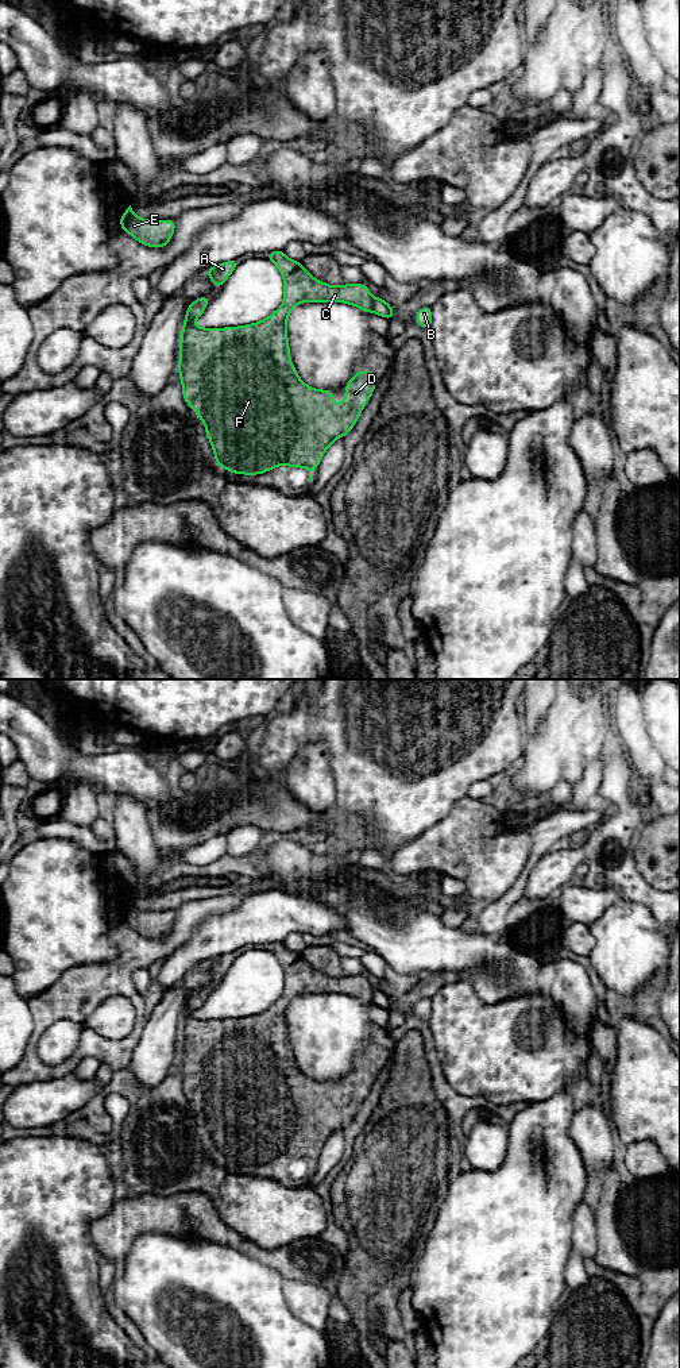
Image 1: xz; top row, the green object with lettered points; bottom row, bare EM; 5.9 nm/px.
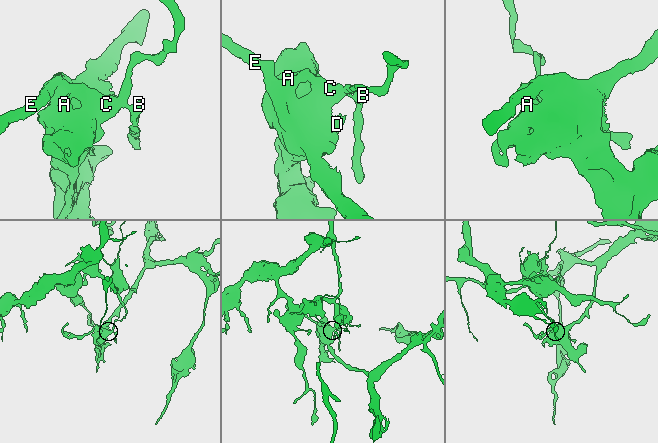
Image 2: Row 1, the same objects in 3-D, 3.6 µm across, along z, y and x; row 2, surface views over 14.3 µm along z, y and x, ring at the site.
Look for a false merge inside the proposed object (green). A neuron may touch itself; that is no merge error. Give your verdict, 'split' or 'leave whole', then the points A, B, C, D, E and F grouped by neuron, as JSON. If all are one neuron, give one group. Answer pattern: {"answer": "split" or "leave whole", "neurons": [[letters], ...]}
{"answer": "split", "neurons": [["A", "C", "D", "E", "F"], ["B"]]}

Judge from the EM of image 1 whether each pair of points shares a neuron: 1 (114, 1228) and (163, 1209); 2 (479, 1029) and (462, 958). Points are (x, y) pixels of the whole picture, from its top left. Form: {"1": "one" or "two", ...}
{"1": "one", "2": "two"}

